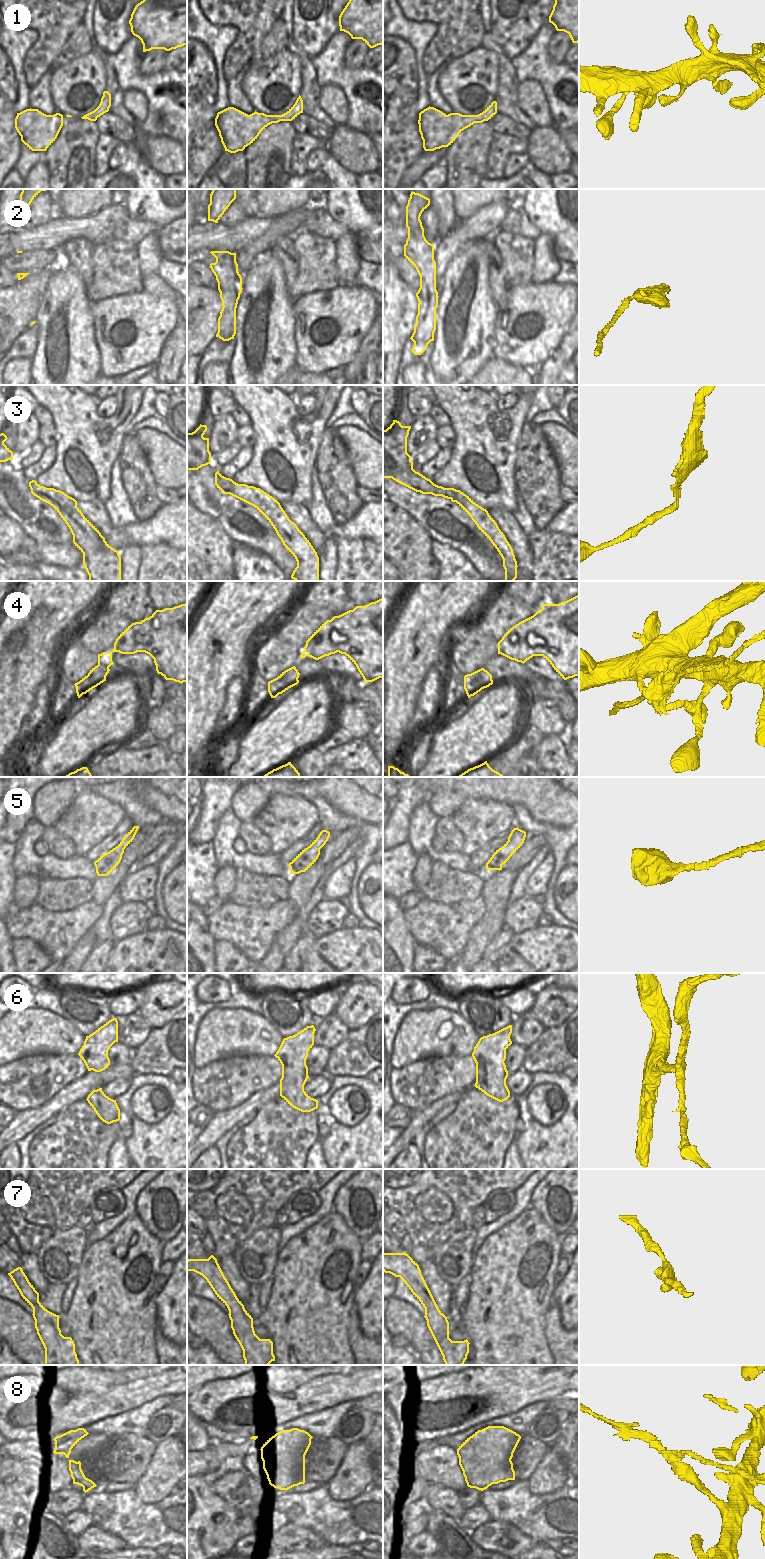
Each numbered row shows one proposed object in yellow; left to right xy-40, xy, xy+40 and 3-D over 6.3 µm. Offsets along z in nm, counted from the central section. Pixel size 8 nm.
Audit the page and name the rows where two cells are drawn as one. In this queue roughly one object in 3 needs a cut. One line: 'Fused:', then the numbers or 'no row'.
Fused: 2, 4, 8

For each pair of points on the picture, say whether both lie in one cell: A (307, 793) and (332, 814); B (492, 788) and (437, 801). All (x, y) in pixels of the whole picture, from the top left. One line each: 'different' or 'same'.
A: different
B: different

